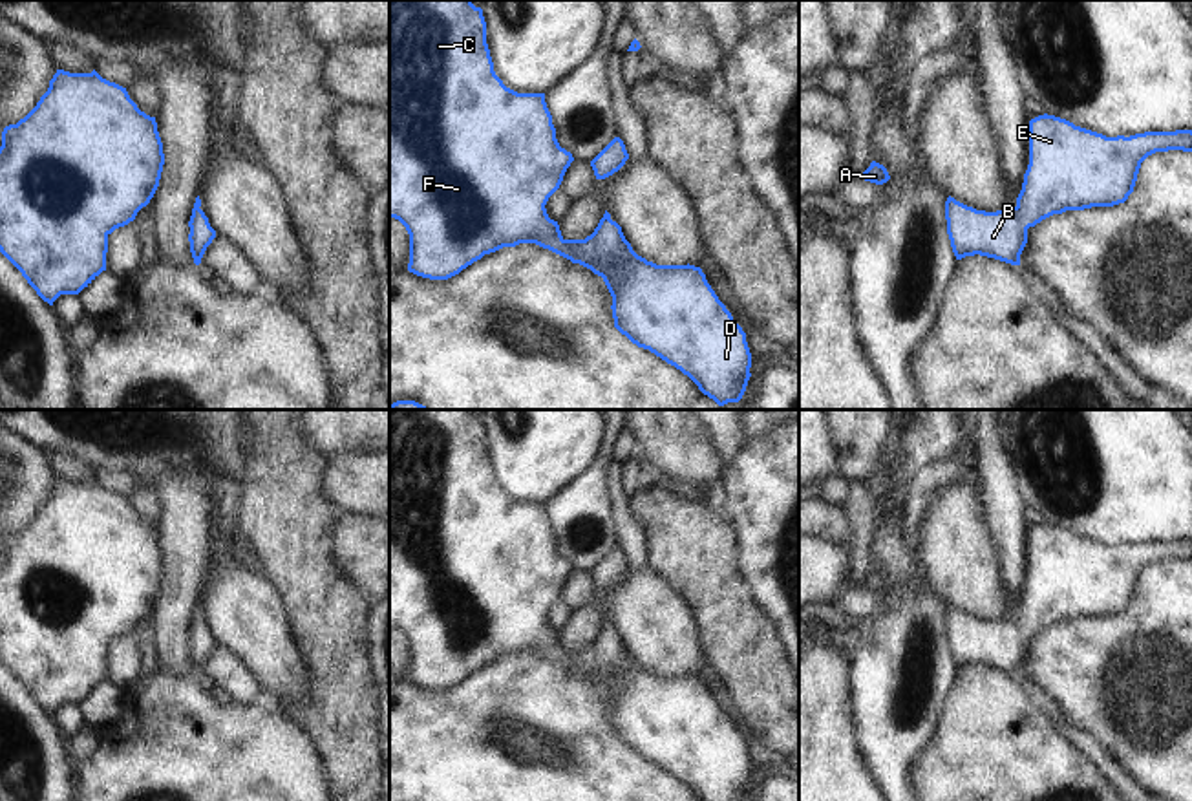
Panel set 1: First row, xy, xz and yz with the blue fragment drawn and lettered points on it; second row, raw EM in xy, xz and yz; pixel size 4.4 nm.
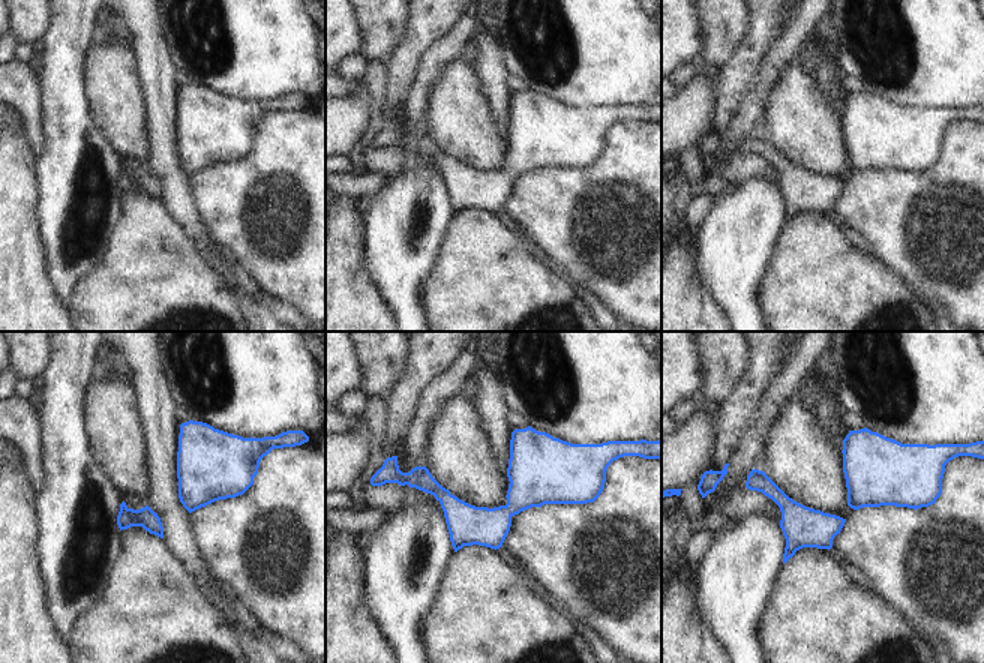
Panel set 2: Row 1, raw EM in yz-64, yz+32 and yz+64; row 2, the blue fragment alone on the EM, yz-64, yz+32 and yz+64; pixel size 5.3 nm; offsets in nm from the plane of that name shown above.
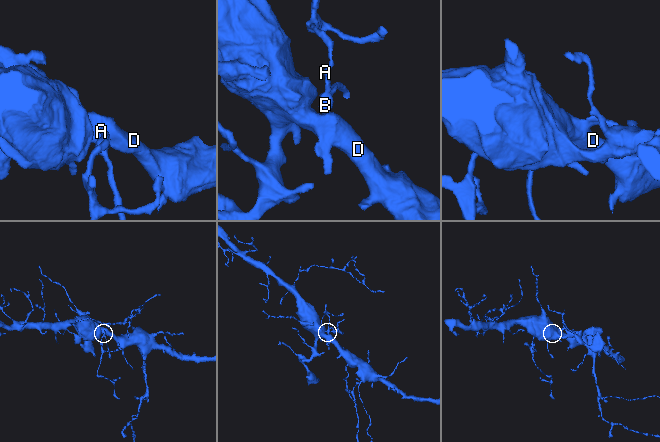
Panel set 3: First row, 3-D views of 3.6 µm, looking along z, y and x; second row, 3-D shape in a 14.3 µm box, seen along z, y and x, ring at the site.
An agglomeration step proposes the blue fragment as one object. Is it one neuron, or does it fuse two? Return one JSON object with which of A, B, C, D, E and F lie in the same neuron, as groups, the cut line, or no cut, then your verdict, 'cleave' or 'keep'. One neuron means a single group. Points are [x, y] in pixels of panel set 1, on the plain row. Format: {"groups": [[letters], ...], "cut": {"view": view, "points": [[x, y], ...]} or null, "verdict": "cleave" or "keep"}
{"groups": [["A", "B", "C", "D", "E", "F"]], "cut": null, "verdict": "keep"}

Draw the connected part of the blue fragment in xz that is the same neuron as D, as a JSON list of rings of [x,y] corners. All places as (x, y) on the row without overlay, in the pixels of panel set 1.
[[[389,410],[389,627],[399,629],[410,644],[408,680],[430,689],[448,689],[474,671],[481,669],[484,664],[495,662],[503,657],[516,657],[519,653],[536,653],[570,669],[572,673],[580,673],[591,678],[594,684],[603,688],[612,706],[611,719],[614,737],[633,753],[649,759],[667,774],[680,779],[698,796],[700,801],[746,801],[748,790],[751,786],[751,763],[746,752],[746,742],[733,730],[726,715],[718,710],[700,677],[689,673],[656,675],[638,666],[631,653],[625,649],[622,636],[611,629],[607,620],[594,642],[585,649],[565,649],[561,646],[558,631],[548,627],[545,614],[548,607],[559,598],[563,585],[572,571],[572,563],[561,558],[556,549],[556,538],[545,512],[545,503],[517,503],[506,497],[495,485],[486,454],[486,432],[481,417],[475,417],[472,410]]]

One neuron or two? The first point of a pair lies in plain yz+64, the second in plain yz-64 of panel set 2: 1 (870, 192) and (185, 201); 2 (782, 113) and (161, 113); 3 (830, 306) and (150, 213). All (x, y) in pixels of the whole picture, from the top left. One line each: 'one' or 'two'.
1: two
2: two
3: one

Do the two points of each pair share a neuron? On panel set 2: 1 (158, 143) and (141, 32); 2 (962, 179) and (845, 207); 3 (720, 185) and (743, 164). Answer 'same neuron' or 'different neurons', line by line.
1: same neuron
2: same neuron
3: different neurons

